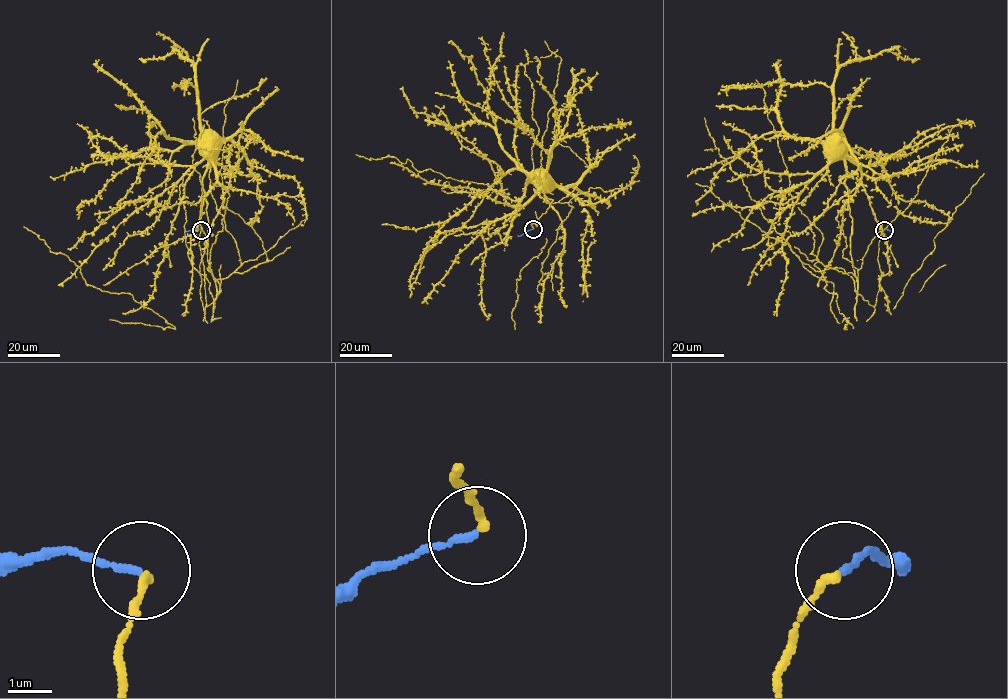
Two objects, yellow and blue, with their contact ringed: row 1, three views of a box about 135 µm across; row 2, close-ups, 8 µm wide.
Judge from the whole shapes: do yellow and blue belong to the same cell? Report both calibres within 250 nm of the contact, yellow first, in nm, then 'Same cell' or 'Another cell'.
Thickness 180 nm (yellow) against 150 nm. Another cell

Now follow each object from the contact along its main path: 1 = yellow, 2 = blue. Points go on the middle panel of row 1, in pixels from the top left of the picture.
1: (533, 229), (548, 203), (573, 207), (542, 263), (543, 281), (563, 248), (564, 229), (539, 172)
2: (533, 229), (517, 236)

